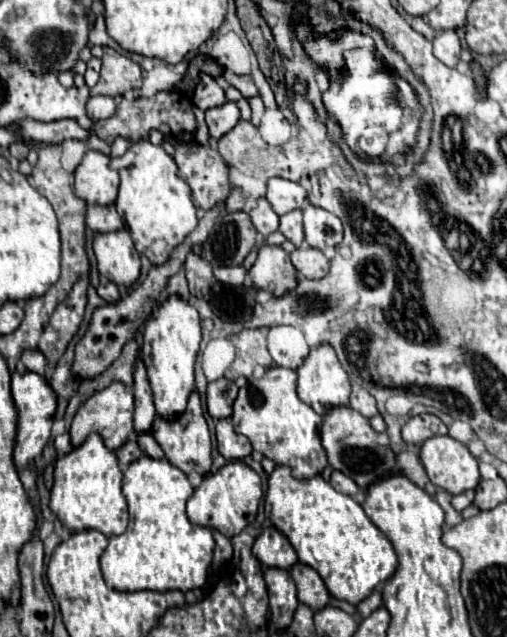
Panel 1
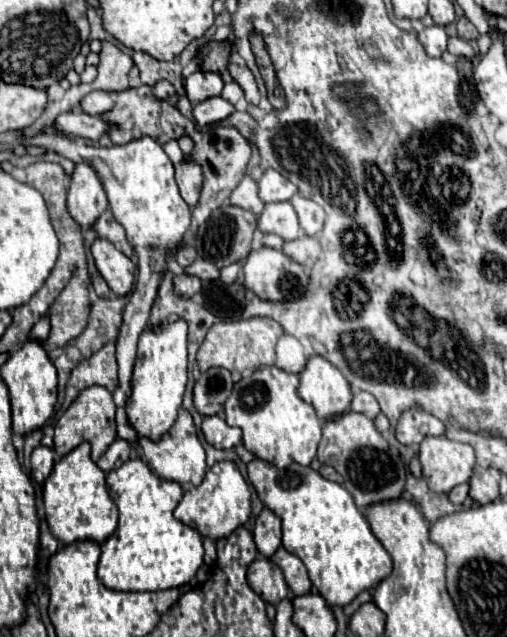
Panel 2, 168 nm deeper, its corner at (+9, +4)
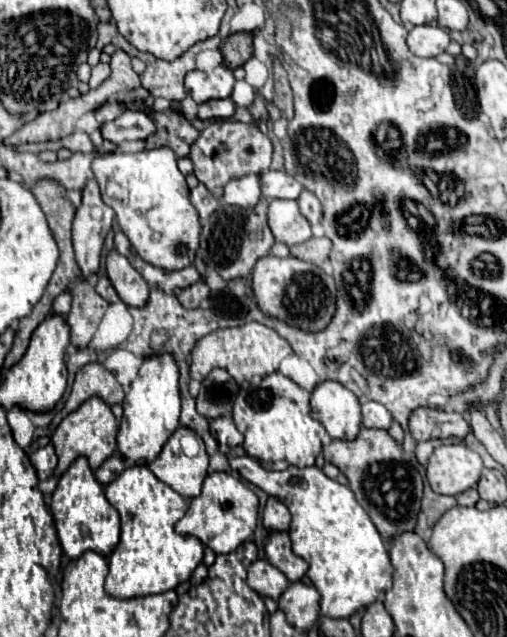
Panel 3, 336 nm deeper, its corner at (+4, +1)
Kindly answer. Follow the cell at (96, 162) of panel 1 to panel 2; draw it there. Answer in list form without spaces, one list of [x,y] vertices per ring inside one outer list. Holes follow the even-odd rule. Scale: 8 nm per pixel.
[[[87,162],[75,164],[71,174],[71,186],[67,192],[67,210],[81,224],[81,228],[93,226],[97,216],[107,208],[107,194],[95,172]]]

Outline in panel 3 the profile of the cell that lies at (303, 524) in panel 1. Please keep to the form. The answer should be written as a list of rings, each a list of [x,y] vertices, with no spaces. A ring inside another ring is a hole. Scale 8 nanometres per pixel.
[[[226,455],[232,469],[268,495],[278,497],[292,513],[290,539],[292,551],[308,563],[306,575],[320,593],[320,615],[330,619],[348,619],[366,605],[374,603],[392,587],[392,563],[386,543],[374,527],[368,513],[358,505],[352,489],[324,475],[314,467],[288,467],[284,471],[266,471],[248,455]]]

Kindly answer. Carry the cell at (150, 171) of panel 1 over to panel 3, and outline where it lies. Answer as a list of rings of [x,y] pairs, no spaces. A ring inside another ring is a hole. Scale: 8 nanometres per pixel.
[[[158,147],[142,153],[110,153],[94,159],[92,171],[100,185],[104,203],[114,209],[118,227],[124,231],[134,251],[144,261],[168,271],[178,271],[192,265],[200,241],[200,221],[198,221],[198,211],[194,211],[194,205],[190,203],[190,189],[176,165],[174,151],[170,151],[168,147]]]

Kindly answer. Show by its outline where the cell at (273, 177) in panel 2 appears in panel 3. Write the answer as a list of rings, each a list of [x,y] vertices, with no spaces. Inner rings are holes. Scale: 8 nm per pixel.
[[[266,171],[260,175],[262,195],[268,199],[298,199],[302,185],[286,171]]]

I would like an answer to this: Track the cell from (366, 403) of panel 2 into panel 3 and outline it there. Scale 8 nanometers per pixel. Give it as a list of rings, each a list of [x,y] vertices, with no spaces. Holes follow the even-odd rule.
[[[366,401],[362,405],[362,425],[374,429],[388,429],[392,423],[392,415],[386,411],[384,405],[376,401]]]

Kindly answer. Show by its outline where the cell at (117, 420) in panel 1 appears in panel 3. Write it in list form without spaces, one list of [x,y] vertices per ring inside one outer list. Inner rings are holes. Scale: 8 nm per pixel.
[[[90,397],[86,403],[82,403],[82,407],[78,407],[68,417],[64,417],[62,423],[56,427],[56,431],[52,433],[52,443],[58,455],[58,465],[54,469],[54,475],[60,477],[76,457],[86,457],[90,469],[96,471],[108,457],[114,455],[116,433],[118,433],[118,423],[110,411],[110,405],[106,405],[98,397]]]

